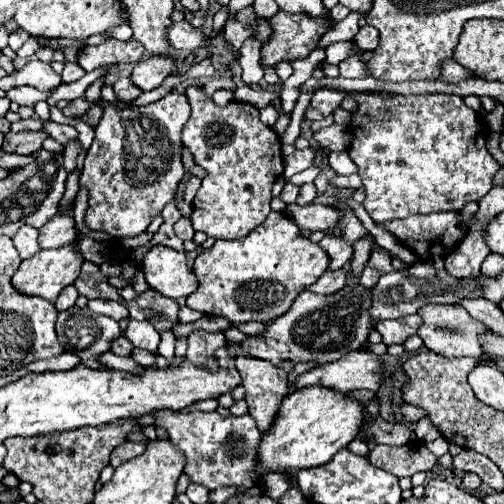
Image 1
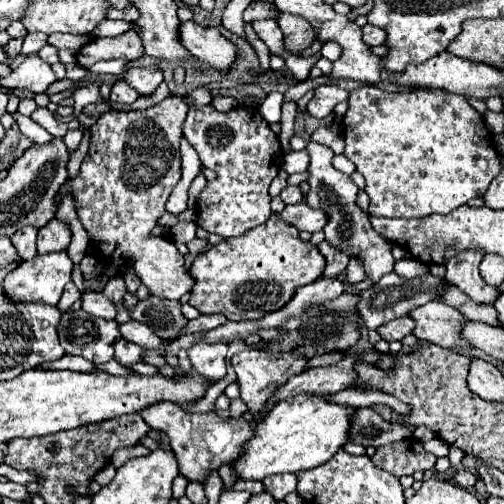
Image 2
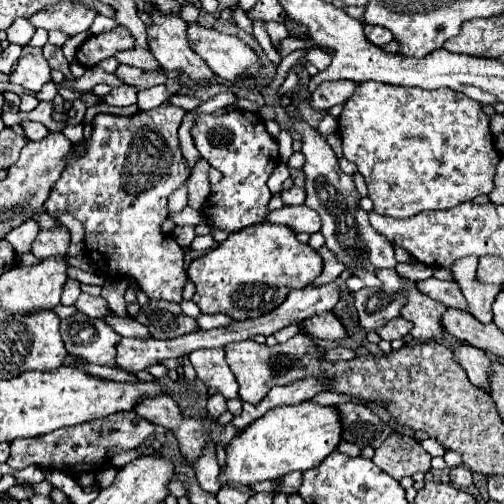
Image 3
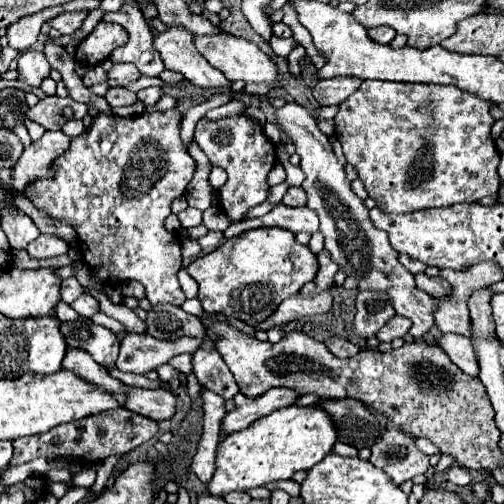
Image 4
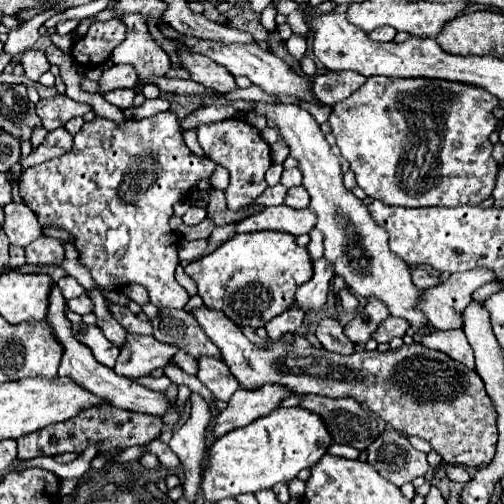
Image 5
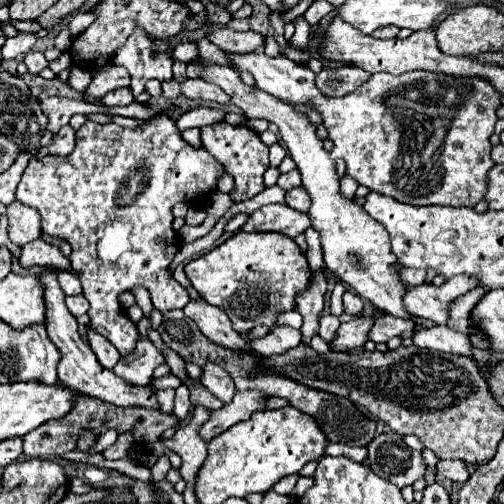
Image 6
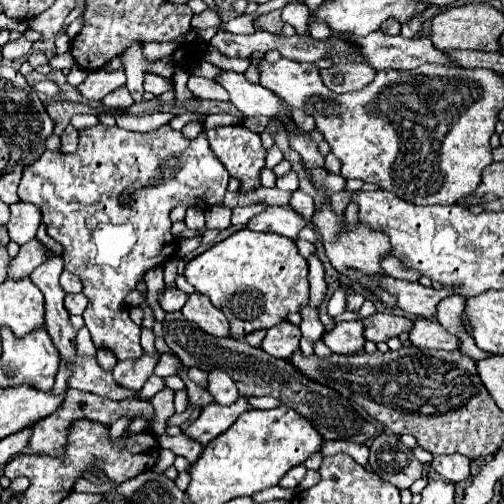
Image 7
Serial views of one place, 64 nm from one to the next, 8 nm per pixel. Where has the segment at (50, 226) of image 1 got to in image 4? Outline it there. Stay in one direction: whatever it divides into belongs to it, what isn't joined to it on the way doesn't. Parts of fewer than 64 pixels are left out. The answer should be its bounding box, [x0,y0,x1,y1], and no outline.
[28,234,68,258]

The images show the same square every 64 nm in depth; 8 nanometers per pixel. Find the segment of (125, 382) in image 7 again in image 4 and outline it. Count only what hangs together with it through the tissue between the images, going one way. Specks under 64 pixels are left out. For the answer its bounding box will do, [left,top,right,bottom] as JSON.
[116,334,198,374]

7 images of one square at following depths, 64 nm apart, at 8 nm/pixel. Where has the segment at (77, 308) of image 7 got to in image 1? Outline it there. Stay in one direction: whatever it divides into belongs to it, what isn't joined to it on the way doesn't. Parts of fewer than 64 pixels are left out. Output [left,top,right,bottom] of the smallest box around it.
[88,298,128,320]

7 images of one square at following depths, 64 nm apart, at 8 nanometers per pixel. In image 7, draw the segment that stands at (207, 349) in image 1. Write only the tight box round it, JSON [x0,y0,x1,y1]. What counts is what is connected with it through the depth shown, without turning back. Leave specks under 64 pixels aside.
[208,370,240,404]

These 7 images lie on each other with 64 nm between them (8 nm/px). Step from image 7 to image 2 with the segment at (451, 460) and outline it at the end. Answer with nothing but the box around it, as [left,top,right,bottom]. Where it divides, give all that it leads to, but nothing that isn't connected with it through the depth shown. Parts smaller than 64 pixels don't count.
[454,470,476,488]

